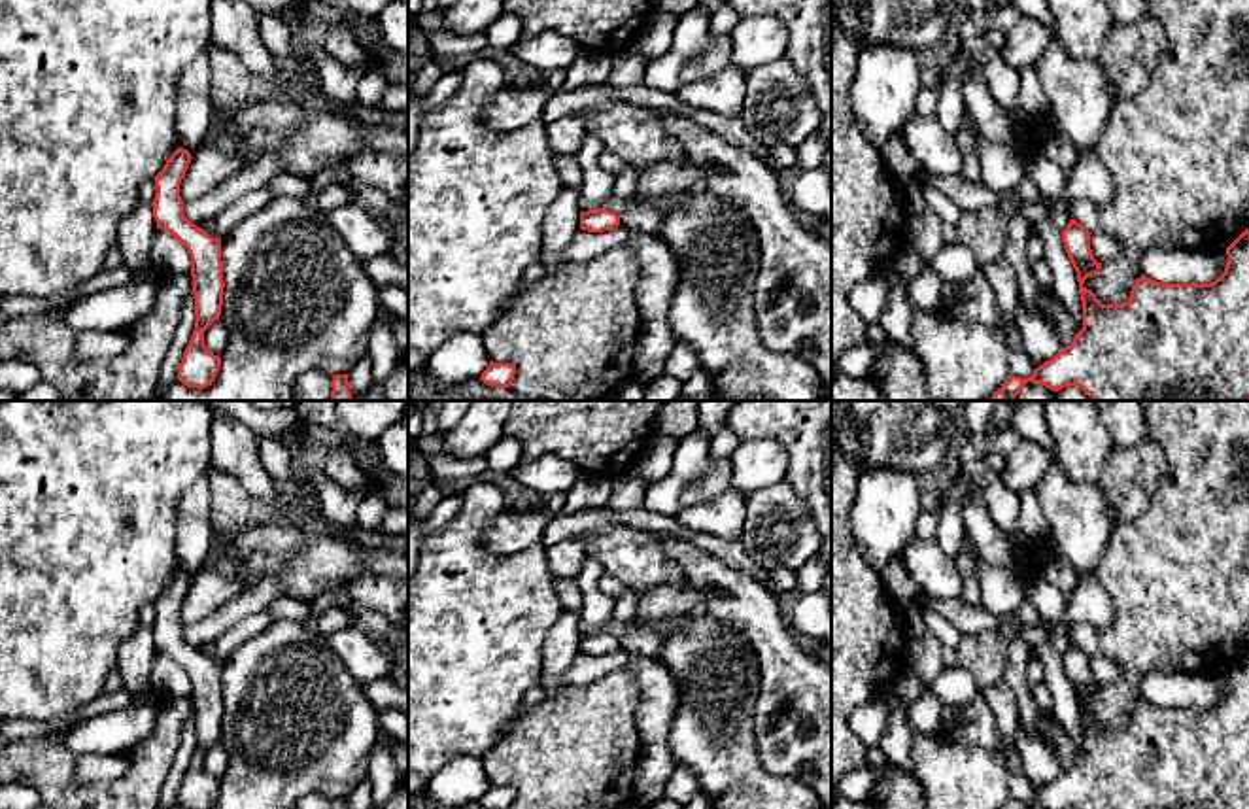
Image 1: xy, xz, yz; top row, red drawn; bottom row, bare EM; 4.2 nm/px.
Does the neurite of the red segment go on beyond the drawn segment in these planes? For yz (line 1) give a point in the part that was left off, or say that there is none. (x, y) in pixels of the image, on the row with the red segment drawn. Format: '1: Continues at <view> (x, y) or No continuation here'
1: No continuation here

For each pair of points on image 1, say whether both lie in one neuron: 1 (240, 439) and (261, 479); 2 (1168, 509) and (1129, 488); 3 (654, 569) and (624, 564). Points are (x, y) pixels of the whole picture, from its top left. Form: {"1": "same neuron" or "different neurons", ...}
{"1": "same neuron", "2": "different neurons", "3": "same neuron"}

